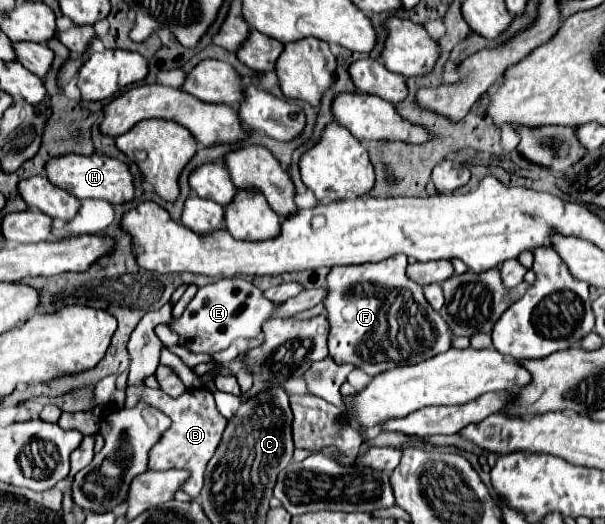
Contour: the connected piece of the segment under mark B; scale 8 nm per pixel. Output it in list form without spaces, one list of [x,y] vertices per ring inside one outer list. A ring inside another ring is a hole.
[[[202,387],[202,389],[188,389],[184,395],[180,397],[170,397],[160,389],[126,389],[126,405],[134,405],[136,401],[146,399],[148,405],[160,409],[162,413],[166,413],[172,419],[172,427],[168,429],[168,433],[164,433],[164,437],[158,441],[158,445],[154,445],[152,453],[150,453],[150,469],[154,471],[166,471],[166,469],[188,469],[192,473],[192,477],[188,479],[188,485],[184,485],[184,491],[192,497],[198,497],[204,485],[204,471],[208,461],[212,459],[222,433],[228,425],[228,419],[220,415],[220,411],[216,409],[214,403],[214,395]]]

